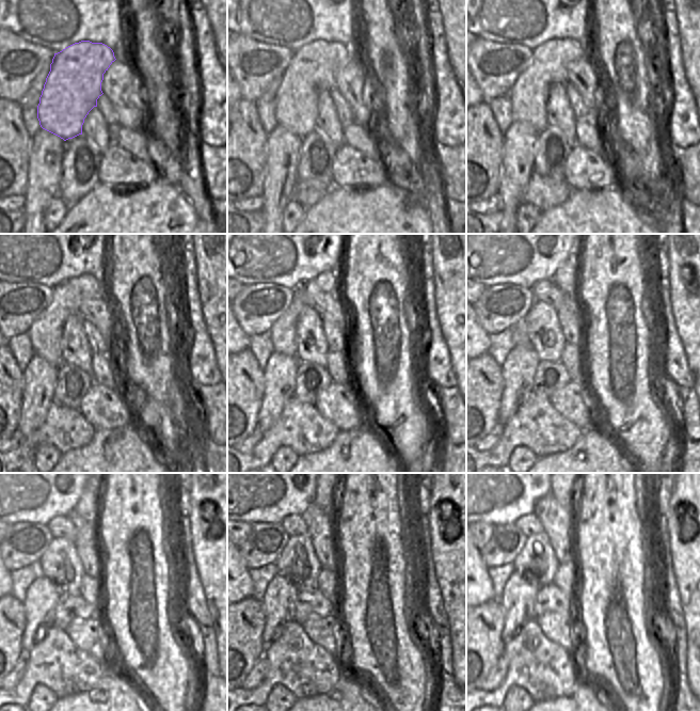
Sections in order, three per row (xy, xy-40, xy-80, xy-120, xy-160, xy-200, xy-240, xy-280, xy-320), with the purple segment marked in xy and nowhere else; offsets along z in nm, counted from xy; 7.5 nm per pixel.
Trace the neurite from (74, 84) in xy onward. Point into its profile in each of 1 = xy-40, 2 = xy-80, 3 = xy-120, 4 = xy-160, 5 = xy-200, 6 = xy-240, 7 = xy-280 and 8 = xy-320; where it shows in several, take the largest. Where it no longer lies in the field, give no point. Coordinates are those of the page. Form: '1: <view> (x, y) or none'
1: xy-40 (313, 67)
2: xy-80 (528, 95)
3: xy-120 (45, 333)
4: xy-160 (283, 332)
5: xy-200 (566, 277)
6: xy-240 (88, 507)
7: xy-280 (325, 496)
8: xy-320 (565, 494)

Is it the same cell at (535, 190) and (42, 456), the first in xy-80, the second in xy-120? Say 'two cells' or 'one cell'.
two cells

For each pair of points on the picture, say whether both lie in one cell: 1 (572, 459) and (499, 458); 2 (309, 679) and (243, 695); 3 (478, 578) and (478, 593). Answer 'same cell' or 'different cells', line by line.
1: different cells
2: same cell
3: same cell

